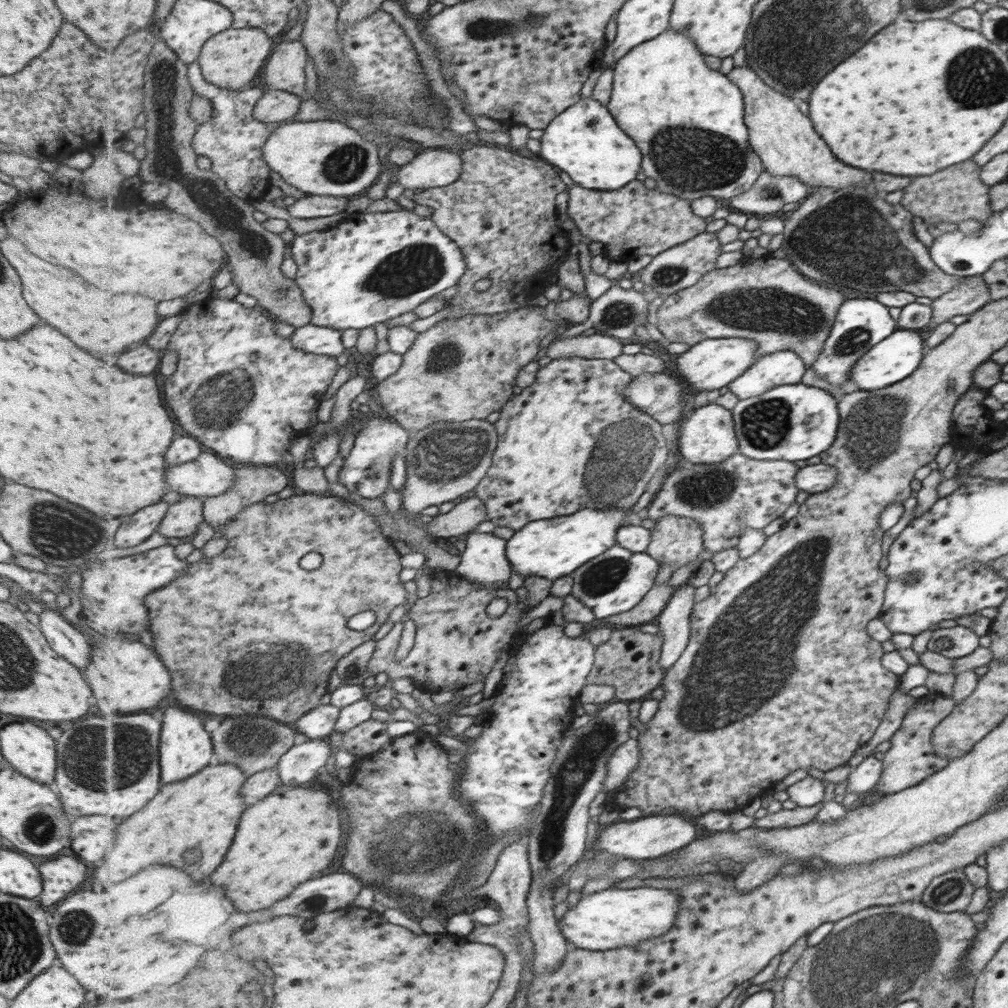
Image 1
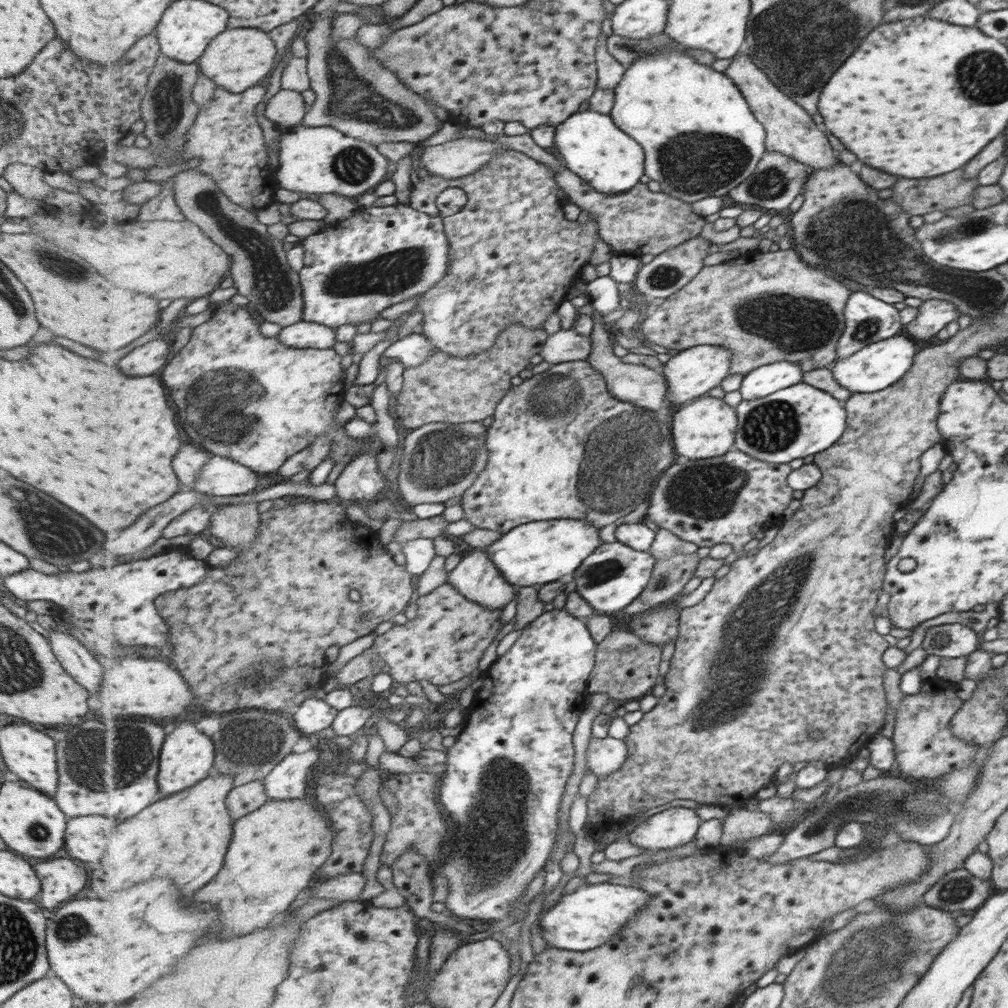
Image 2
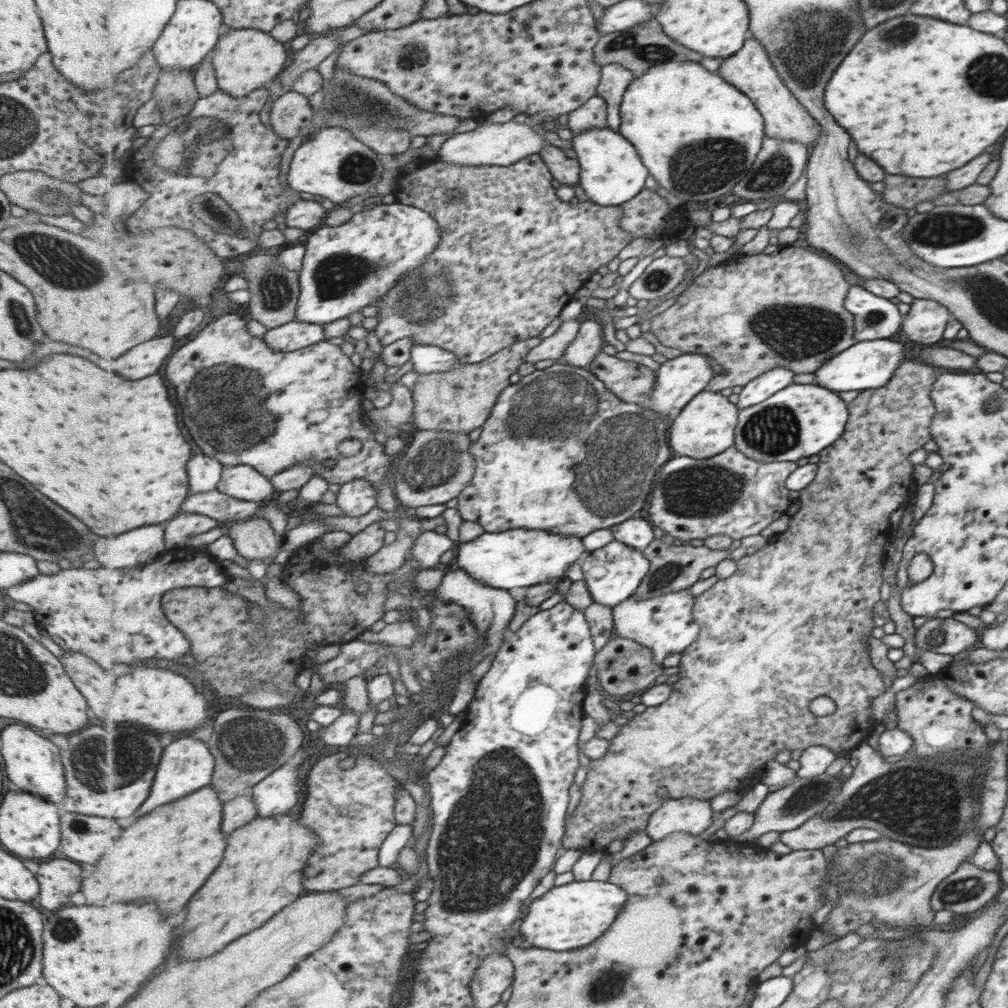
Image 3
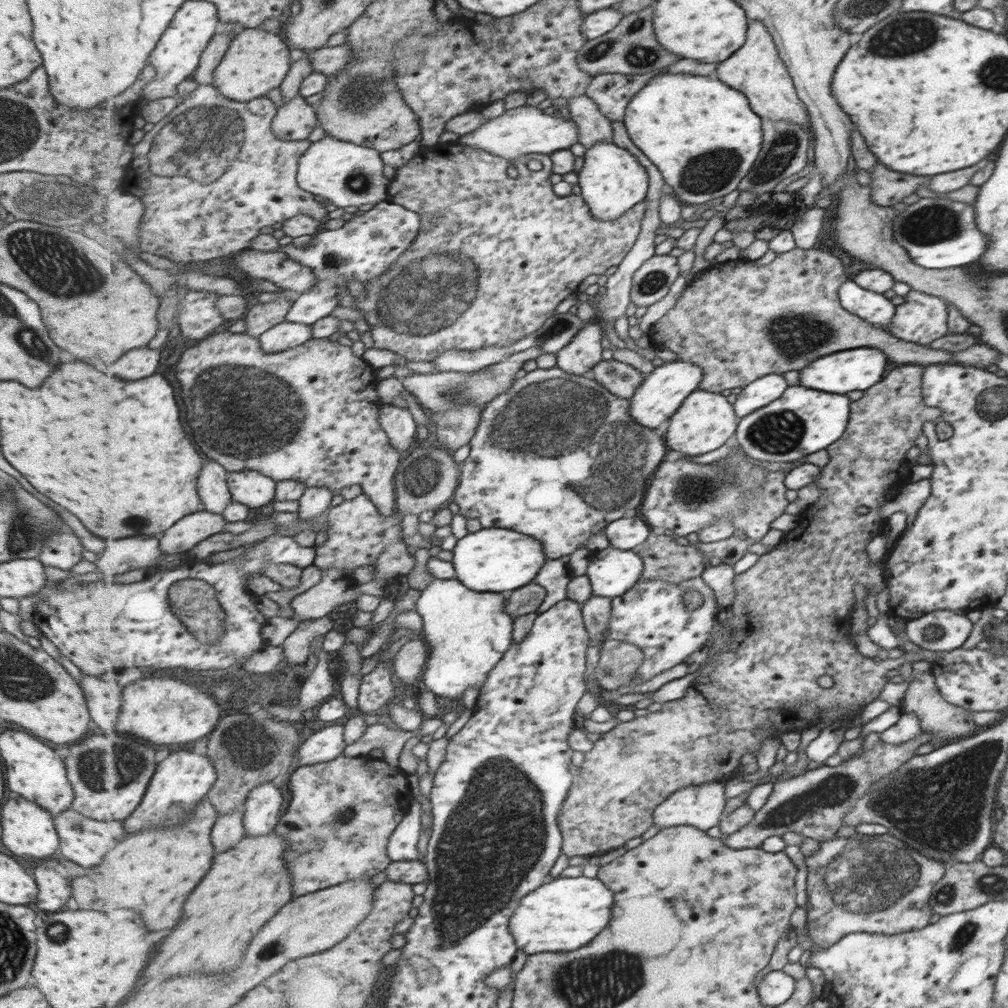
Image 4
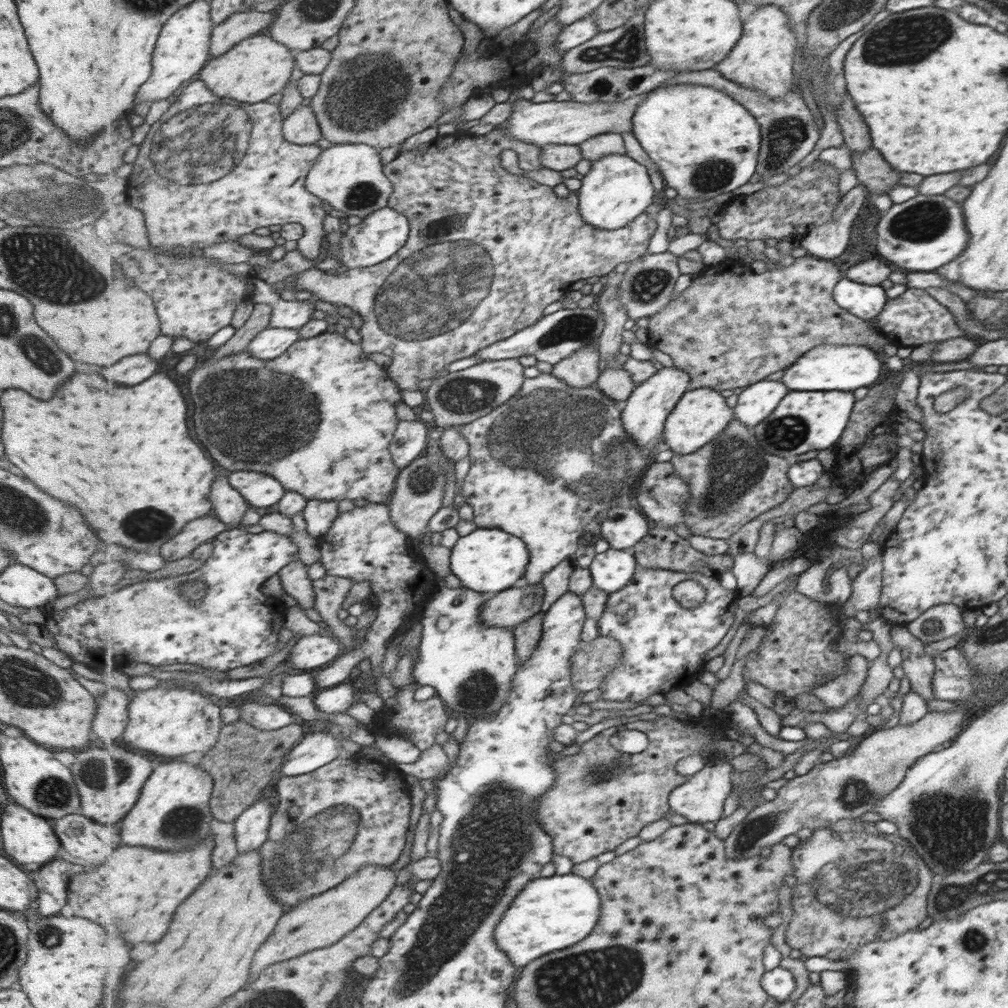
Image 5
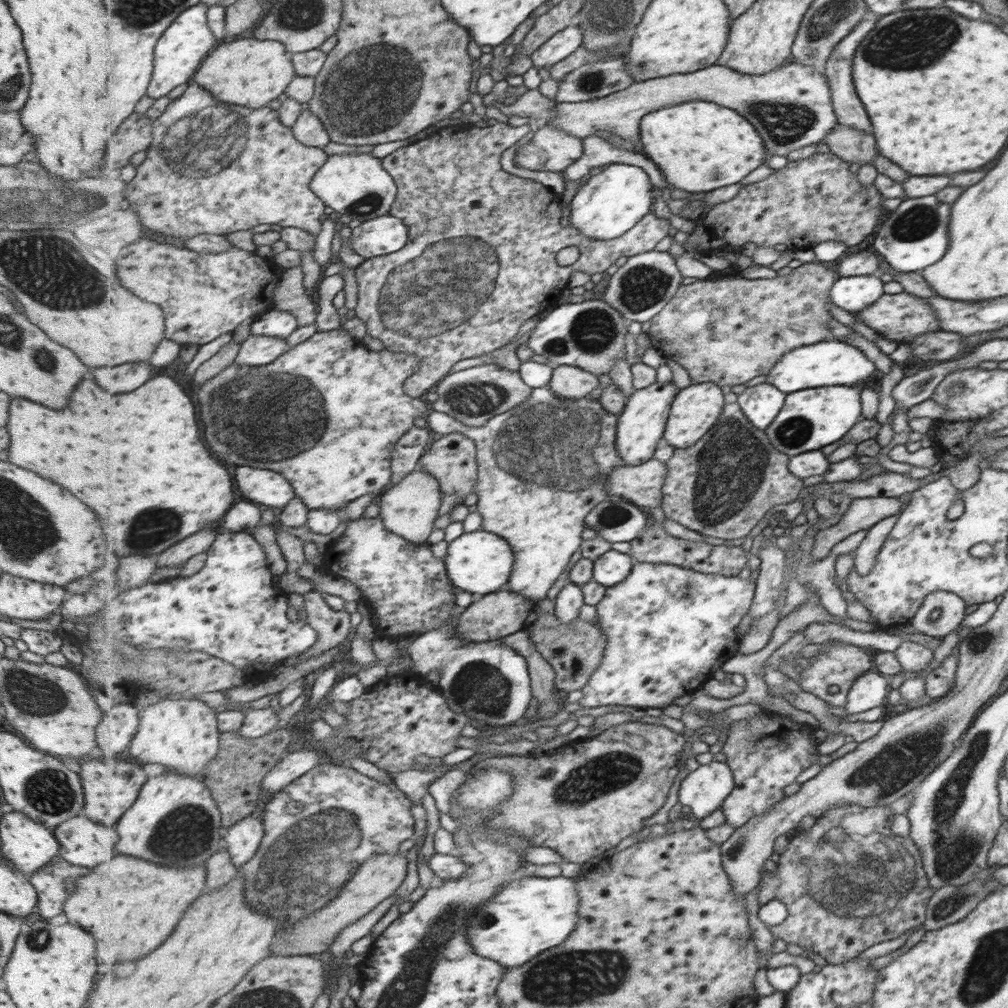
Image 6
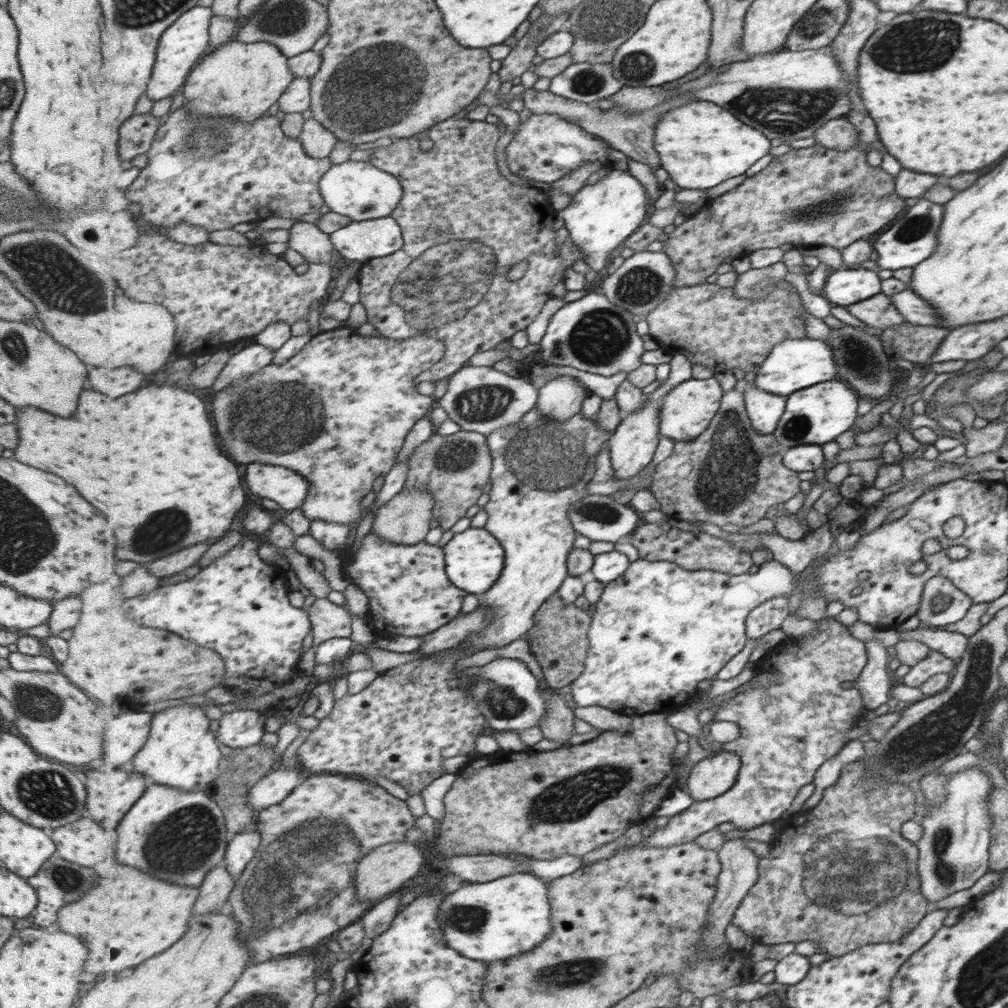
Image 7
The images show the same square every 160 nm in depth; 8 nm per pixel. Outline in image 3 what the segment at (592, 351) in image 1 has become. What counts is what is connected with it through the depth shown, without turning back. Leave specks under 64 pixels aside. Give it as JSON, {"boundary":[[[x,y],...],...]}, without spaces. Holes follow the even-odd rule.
{"boundary":[[[568,320],[564,322],[559,330],[549,338],[542,339],[542,343],[535,347],[528,356],[524,358],[525,362],[541,362],[541,360],[559,360],[565,356],[568,346],[573,344],[580,331],[580,322],[578,320]]]}

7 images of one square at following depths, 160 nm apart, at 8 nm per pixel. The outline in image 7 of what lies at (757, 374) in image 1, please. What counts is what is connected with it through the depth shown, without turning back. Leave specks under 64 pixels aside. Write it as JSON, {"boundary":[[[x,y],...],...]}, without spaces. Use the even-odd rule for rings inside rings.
{"boundary":[[[748,386],[744,397],[753,426],[760,433],[772,434],[784,411],[786,396],[777,396],[755,386]]]}

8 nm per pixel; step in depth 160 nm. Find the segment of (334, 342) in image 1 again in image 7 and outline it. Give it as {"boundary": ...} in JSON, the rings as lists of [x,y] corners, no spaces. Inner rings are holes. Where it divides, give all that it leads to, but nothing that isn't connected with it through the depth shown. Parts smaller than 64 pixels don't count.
{"boundary":[[[254,343],[246,346],[241,352],[232,355],[227,366],[222,370],[213,386],[215,391],[230,387],[238,380],[247,379],[251,374],[273,363],[276,350],[264,344]]]}

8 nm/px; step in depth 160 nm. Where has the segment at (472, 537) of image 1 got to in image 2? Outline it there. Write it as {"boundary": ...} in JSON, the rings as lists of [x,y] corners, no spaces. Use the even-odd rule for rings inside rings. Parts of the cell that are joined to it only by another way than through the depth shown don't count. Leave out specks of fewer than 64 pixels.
{"boundary":[[[475,548],[449,573],[448,583],[469,600],[497,611],[515,598],[514,586],[505,579],[490,554]]]}

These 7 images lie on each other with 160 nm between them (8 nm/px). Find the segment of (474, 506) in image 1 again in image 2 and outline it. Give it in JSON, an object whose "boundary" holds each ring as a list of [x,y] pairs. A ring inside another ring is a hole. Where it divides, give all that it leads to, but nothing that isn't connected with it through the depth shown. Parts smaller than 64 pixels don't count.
{"boundary":[[[445,516],[425,518],[425,520],[414,520],[403,522],[402,527],[397,531],[393,542],[385,545],[386,551],[391,555],[399,554],[406,542],[420,538],[437,538],[445,535],[445,528],[449,526]]]}

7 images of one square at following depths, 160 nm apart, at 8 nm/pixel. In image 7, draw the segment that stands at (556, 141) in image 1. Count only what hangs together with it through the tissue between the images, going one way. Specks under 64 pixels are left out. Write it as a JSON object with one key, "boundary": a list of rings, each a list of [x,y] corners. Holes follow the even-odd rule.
{"boundary":[[[610,169],[599,182],[585,185],[569,205],[558,213],[569,232],[568,238],[584,253],[583,260],[596,273],[609,266],[617,246],[640,230],[647,218],[647,193],[643,184],[628,170]]]}

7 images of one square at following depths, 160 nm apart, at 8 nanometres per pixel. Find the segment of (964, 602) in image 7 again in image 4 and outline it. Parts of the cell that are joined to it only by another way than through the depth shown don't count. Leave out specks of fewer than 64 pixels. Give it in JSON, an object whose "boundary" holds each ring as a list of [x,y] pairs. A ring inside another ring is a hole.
{"boundary":[[[936,610],[907,620],[904,632],[913,644],[939,653],[939,650],[959,648],[971,632],[971,622],[963,614],[959,616],[951,610]]]}

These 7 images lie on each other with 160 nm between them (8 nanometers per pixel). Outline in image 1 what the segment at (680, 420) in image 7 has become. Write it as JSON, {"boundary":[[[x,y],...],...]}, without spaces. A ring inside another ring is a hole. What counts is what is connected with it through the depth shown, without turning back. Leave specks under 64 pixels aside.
{"boundary":[[[709,403],[694,409],[692,413],[686,412],[686,421],[682,425],[679,433],[678,446],[683,458],[694,464],[720,464],[729,461],[731,457],[737,455],[740,450],[740,440],[736,435],[736,423],[732,410],[727,410],[719,404]]]}

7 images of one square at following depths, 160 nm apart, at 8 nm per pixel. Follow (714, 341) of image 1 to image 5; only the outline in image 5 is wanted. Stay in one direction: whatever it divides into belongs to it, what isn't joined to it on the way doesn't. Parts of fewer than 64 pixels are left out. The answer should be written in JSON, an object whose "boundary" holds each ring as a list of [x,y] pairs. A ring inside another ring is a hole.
{"boundary":[[[672,366],[660,368],[651,378],[636,385],[636,390],[625,401],[622,423],[641,450],[649,442],[653,442],[659,434],[664,434],[669,415],[672,414],[673,409],[685,396],[685,393],[691,390],[691,384],[692,378],[688,372]]]}

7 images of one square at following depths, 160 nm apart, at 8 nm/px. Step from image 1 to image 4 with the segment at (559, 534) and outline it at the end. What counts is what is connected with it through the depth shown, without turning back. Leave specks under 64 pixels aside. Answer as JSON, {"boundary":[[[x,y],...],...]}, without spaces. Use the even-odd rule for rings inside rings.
{"boundary":[[[483,528],[458,540],[451,561],[456,578],[475,592],[507,592],[532,584],[548,556],[543,543],[533,536],[505,528]]]}

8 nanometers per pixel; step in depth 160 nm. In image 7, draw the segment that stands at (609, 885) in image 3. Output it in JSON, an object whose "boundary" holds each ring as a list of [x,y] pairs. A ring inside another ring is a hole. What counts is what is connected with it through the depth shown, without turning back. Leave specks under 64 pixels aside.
{"boundary":[[[530,872],[515,873],[487,884],[471,884],[451,894],[439,914],[449,946],[471,960],[487,964],[533,951],[552,935],[549,882]]]}

